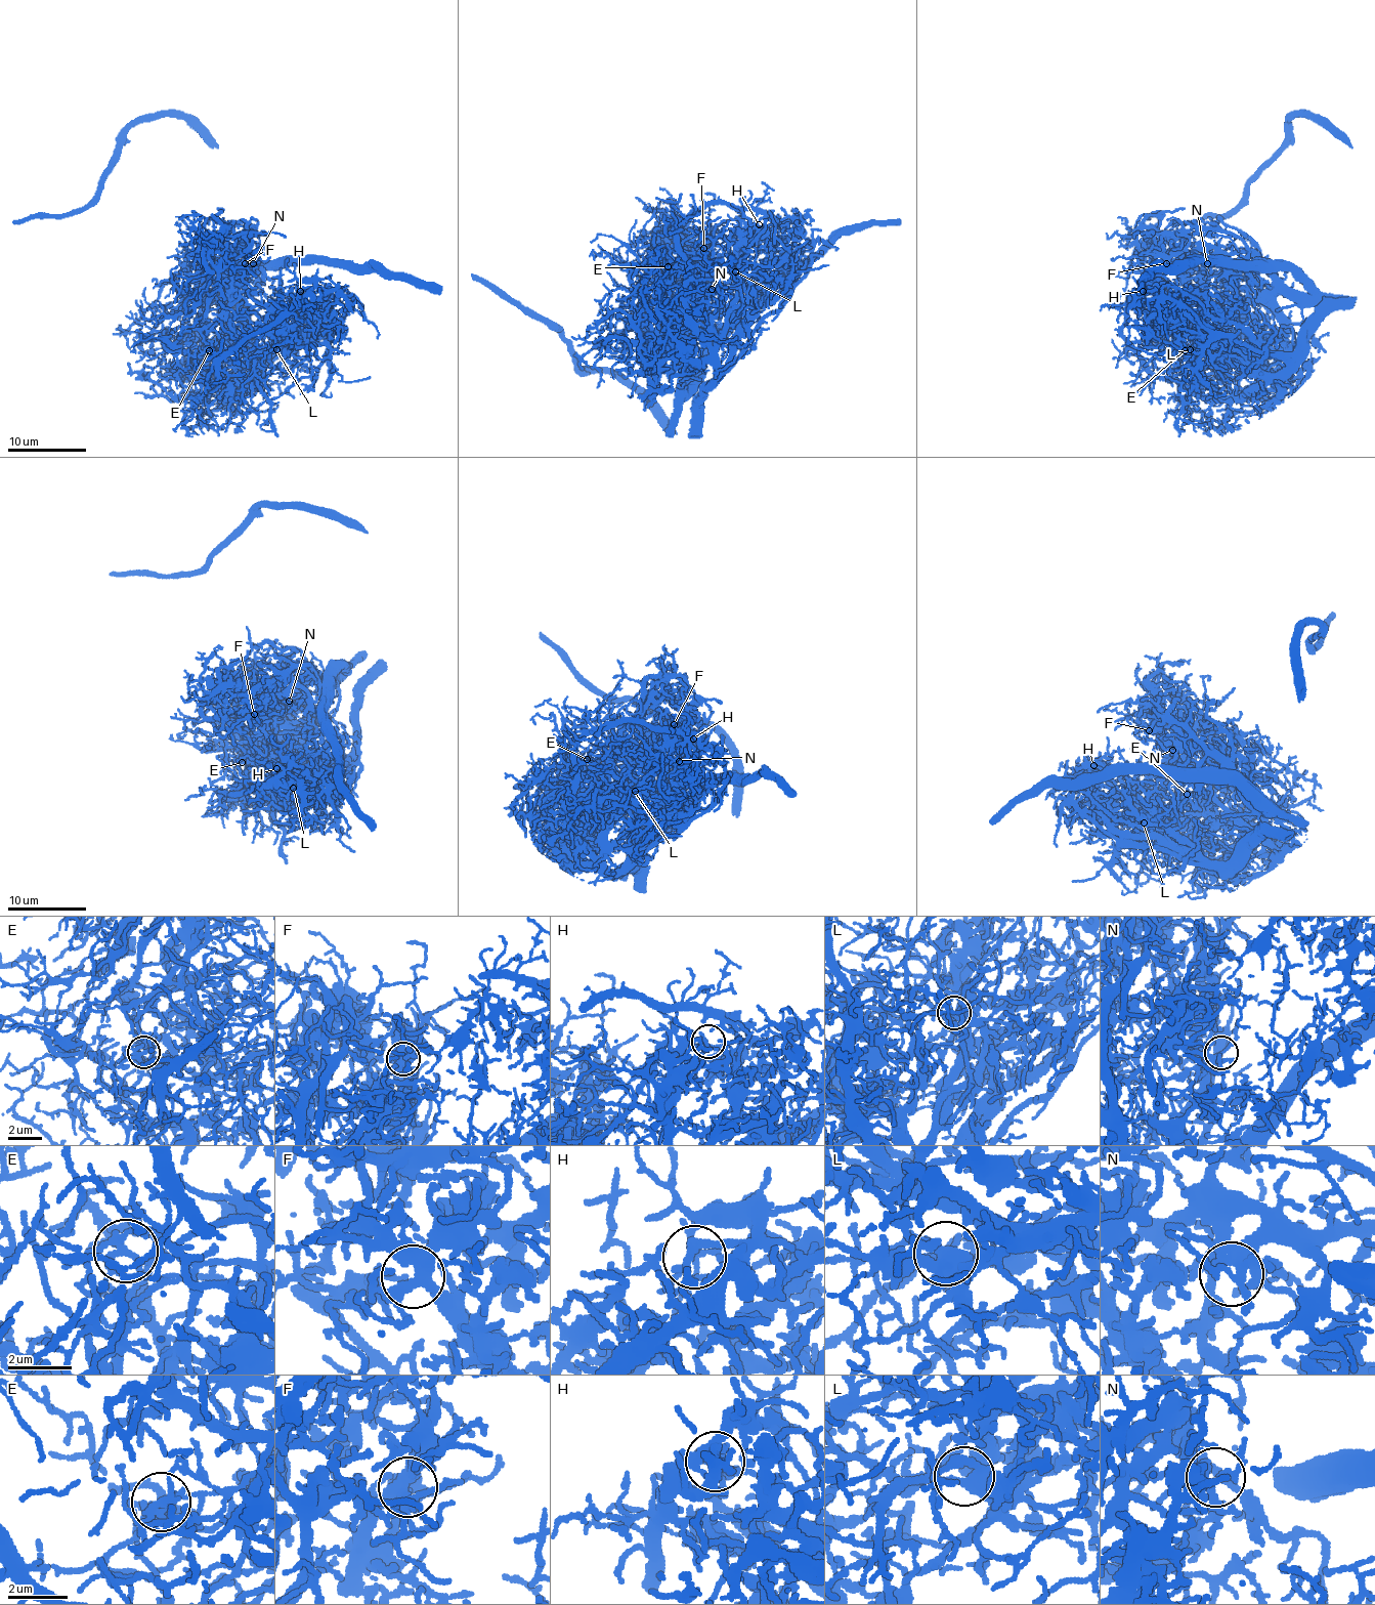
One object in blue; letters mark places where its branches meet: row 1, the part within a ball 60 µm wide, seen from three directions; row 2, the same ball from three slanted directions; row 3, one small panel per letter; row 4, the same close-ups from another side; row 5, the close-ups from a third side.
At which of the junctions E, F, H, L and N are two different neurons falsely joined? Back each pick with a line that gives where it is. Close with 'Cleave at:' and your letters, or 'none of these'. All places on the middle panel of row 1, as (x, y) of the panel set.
E: at (668, 266)
Cleave at: E

